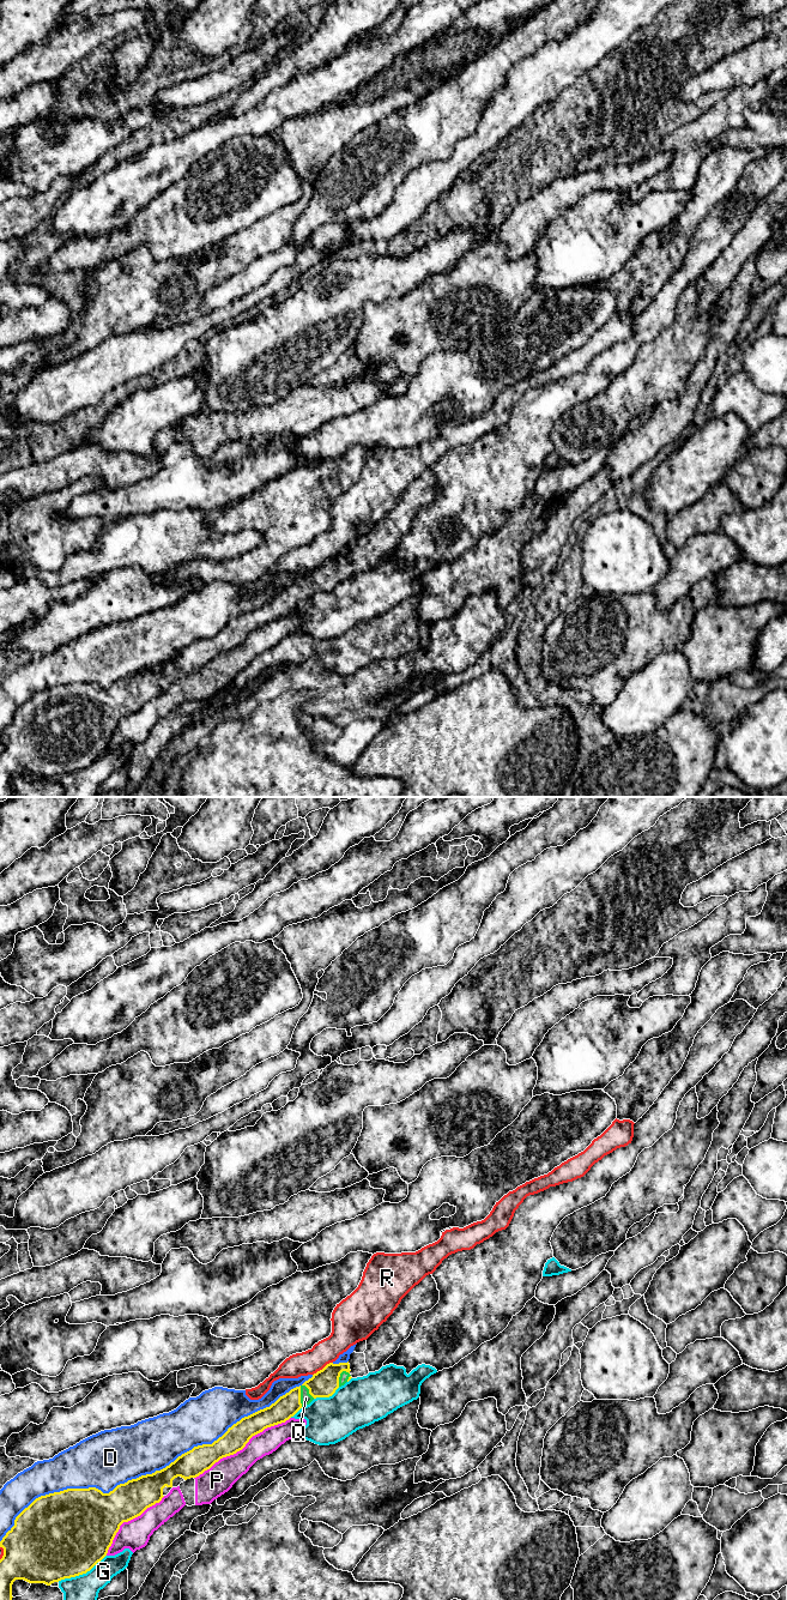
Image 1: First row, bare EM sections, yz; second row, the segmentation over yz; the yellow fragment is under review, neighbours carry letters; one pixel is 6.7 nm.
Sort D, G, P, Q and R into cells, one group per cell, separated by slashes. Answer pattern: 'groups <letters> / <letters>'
groups D / G / P / Q / R

